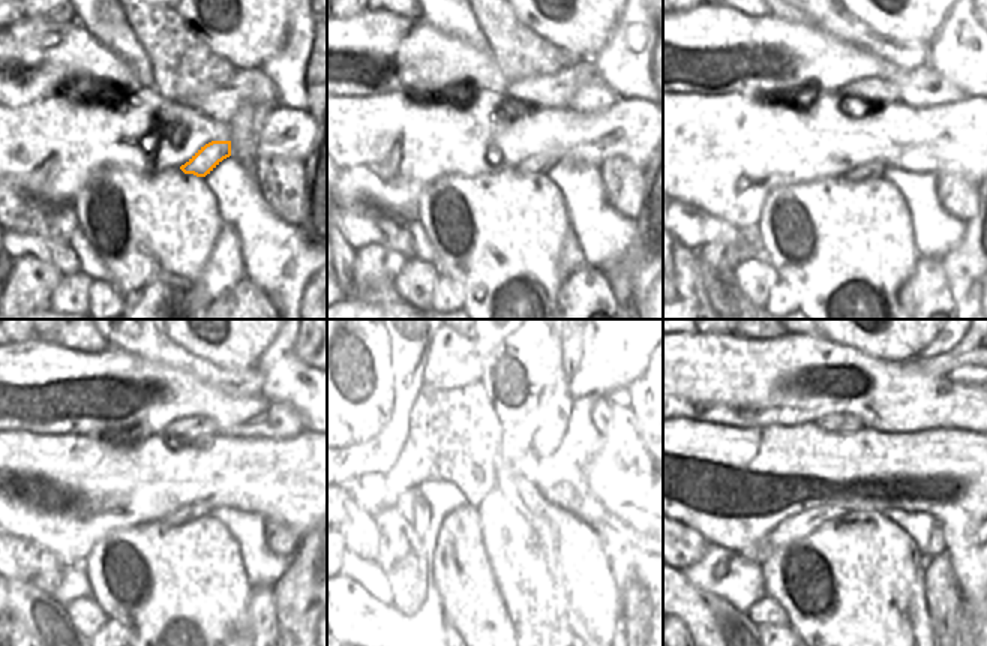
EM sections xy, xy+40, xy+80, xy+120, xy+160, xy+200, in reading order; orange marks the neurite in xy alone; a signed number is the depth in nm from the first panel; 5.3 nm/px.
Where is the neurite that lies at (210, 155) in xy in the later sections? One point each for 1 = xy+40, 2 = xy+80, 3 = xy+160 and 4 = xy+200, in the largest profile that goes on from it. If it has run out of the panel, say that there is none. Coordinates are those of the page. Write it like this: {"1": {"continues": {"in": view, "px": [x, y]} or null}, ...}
{"1": {"continues": {"in": "xy+40", "px": [537, 164]}}, "2": {"continues": {"in": "xy+80", "px": [870, 170]}}, "3": {"continues": {"in": "xy+160", "px": [480, 519]}}, "4": {"continues": {"in": "xy+200", "px": [800, 526]}}}

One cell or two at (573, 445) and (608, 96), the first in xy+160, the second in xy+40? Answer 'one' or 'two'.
two

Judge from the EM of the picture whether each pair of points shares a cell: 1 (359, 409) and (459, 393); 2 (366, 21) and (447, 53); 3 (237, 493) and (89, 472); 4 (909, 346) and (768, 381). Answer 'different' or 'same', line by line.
1: same
2: same
3: same
4: different

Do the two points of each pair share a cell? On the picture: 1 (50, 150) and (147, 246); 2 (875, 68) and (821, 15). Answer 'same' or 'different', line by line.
1: different
2: different

